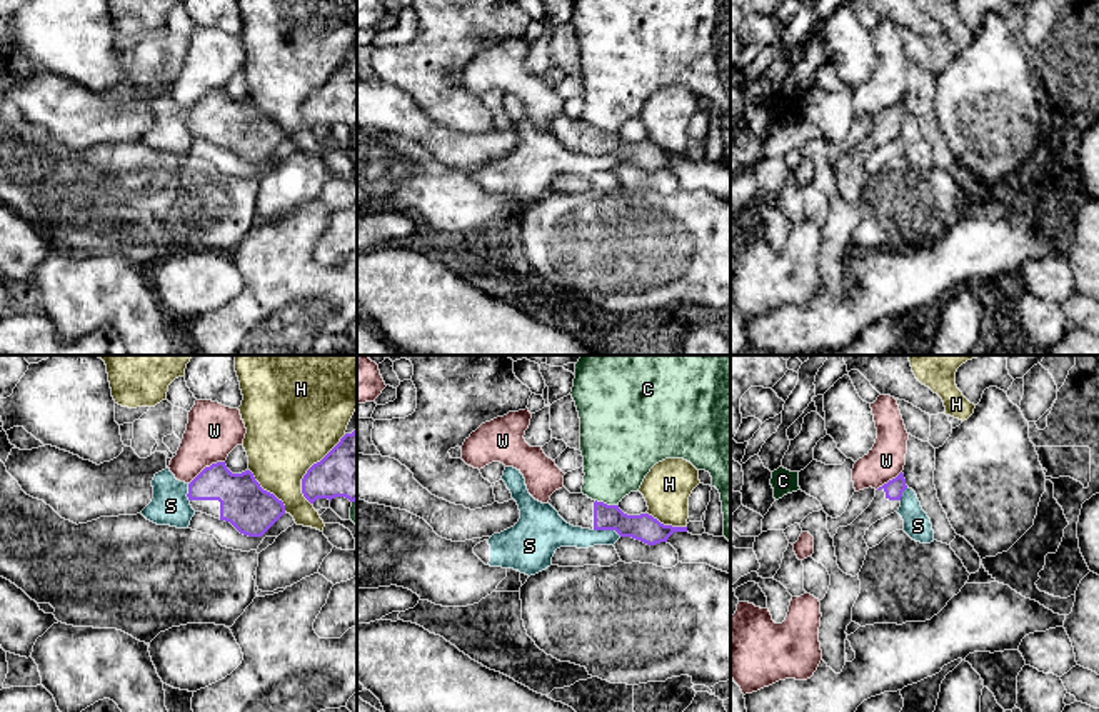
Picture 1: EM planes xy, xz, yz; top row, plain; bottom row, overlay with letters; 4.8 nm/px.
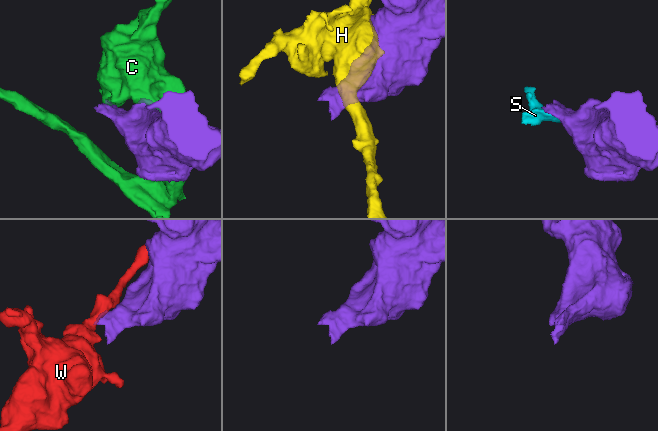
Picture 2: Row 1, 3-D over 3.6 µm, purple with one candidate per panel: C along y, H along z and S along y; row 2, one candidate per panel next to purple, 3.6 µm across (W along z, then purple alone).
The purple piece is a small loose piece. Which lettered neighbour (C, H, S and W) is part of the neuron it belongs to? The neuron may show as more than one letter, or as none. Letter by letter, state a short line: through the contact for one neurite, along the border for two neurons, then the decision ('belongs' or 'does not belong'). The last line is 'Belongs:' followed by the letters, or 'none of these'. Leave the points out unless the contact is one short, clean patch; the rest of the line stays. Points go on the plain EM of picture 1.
C: does not belong
H: does not belong
S: line xz (592, 155), (614, 155), (621, 162); does not belong
W: does not belong
Belongs: none of these

